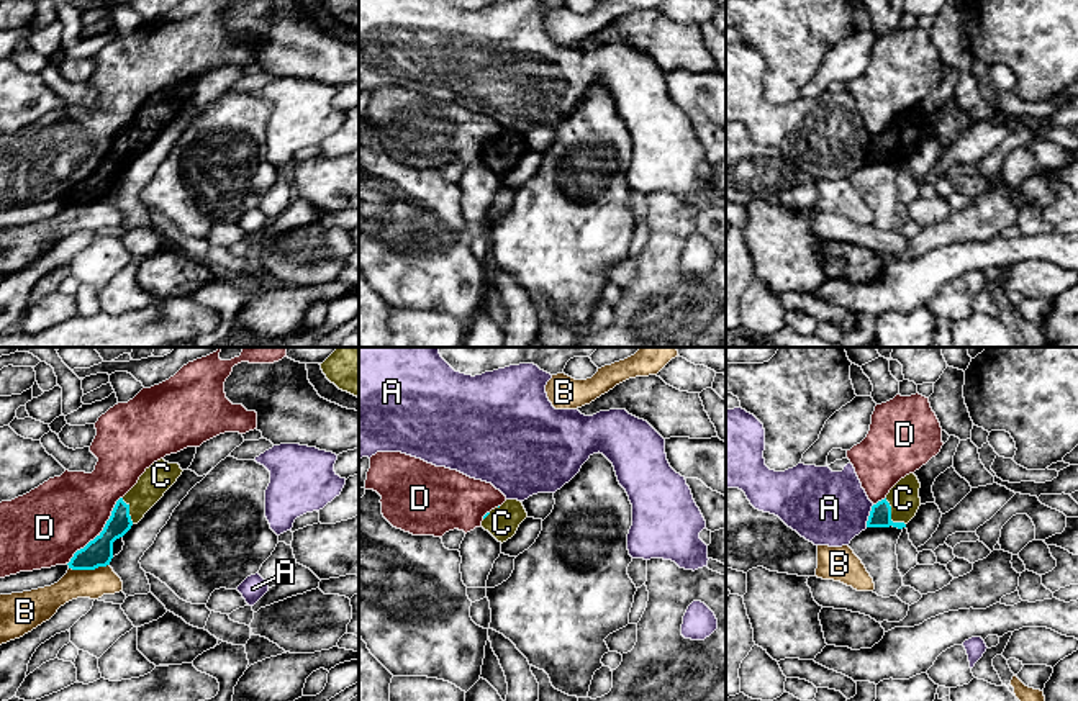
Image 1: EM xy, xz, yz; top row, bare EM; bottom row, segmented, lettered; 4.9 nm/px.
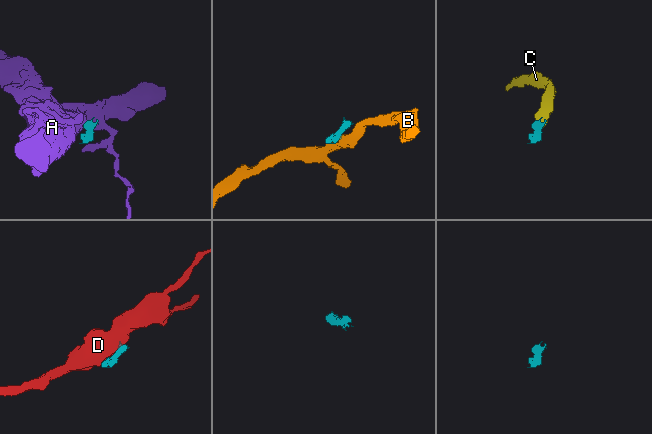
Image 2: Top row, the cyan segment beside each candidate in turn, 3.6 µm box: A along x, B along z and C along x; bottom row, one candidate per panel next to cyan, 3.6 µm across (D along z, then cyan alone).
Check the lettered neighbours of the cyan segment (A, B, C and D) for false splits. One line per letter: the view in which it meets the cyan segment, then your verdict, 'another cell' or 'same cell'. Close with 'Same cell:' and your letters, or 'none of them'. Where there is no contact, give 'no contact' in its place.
A: yz | another cell
B: xy | another cell
C: yz | same cell
D: xy | another cell
Same cell: C

